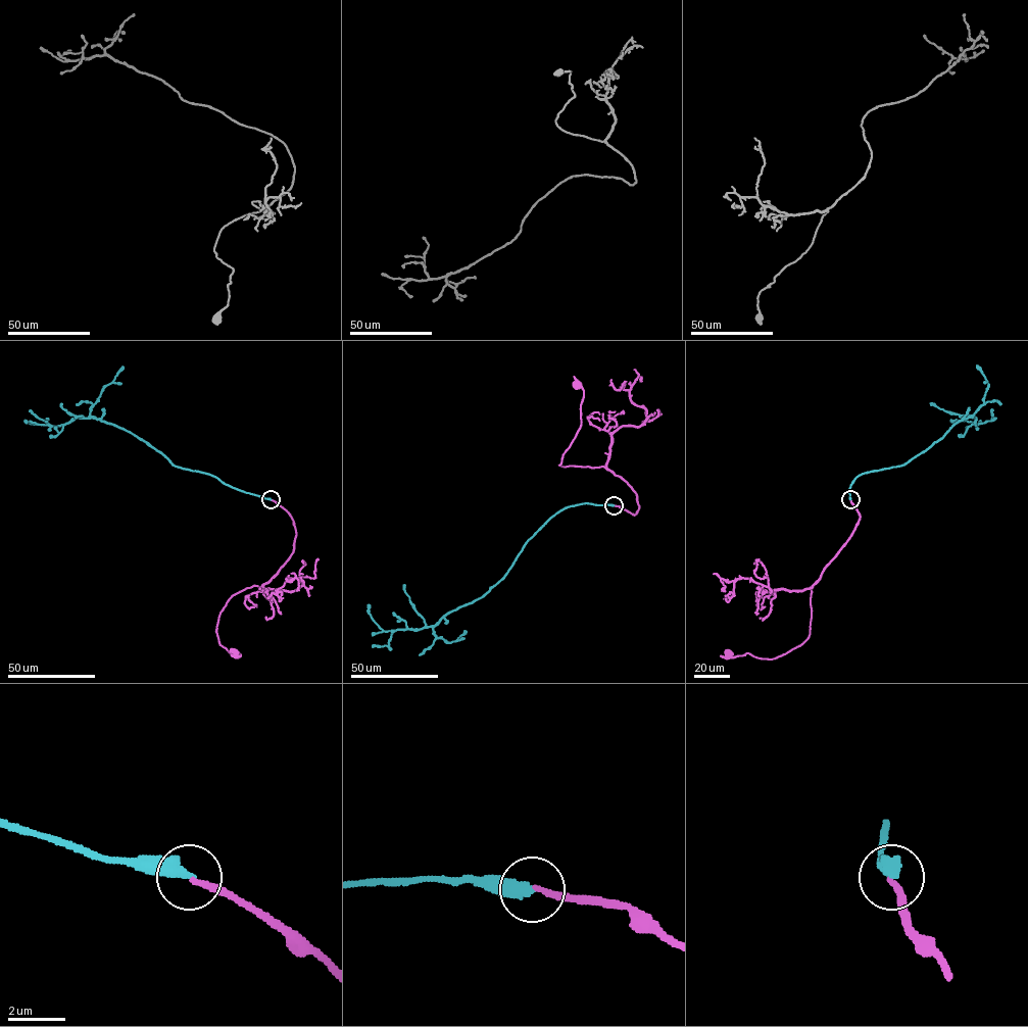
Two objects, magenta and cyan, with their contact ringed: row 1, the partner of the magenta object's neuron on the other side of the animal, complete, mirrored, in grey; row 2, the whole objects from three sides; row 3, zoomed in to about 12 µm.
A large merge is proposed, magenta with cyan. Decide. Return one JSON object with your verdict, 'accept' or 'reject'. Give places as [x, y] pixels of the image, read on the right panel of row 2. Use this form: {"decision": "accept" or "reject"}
{"decision": "reject"}

